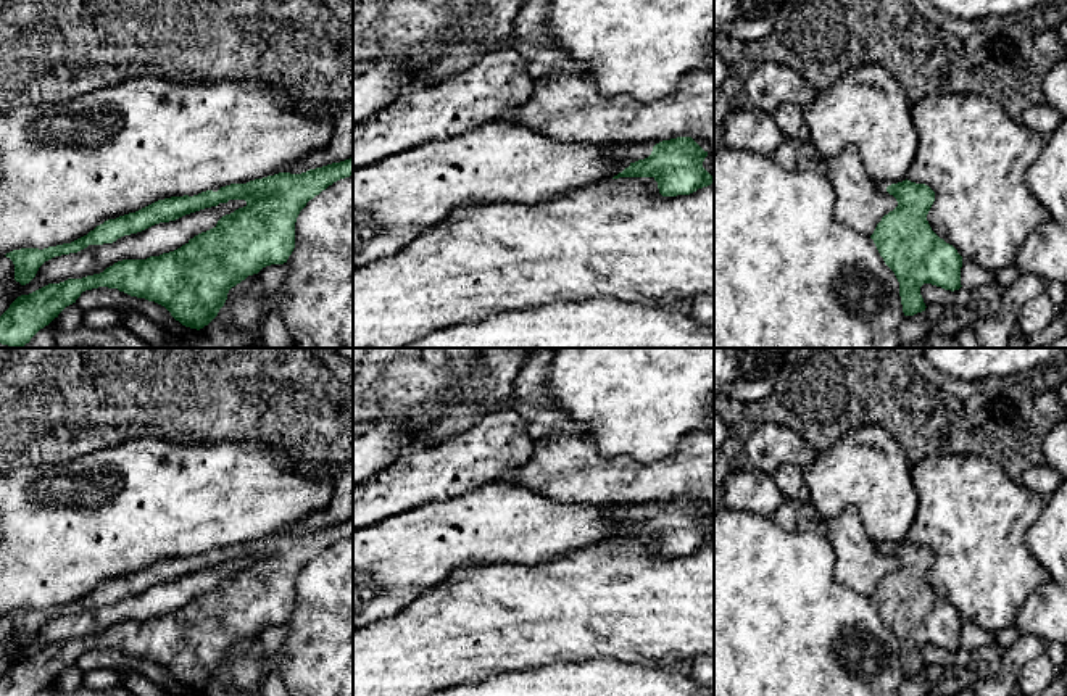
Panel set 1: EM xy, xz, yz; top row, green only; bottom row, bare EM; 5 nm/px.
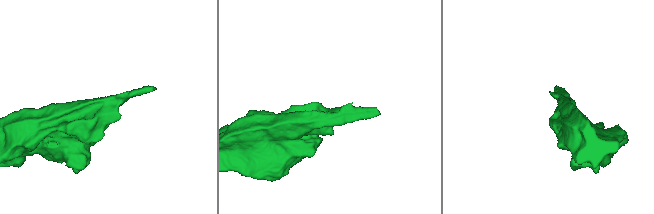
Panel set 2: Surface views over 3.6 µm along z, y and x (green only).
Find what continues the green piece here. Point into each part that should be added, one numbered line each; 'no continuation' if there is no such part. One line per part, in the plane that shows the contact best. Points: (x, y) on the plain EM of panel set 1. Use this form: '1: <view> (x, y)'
1: xz (629, 514)

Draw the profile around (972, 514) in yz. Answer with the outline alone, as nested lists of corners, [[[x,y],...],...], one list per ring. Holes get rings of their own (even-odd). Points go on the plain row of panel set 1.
[[[980,454],[928,456],[911,464],[911,474],[919,509],[907,541],[935,553],[927,575],[932,591],[953,606],[962,620],[972,620],[990,633],[1014,627],[1023,603],[1049,582],[1025,543],[1046,499]]]

